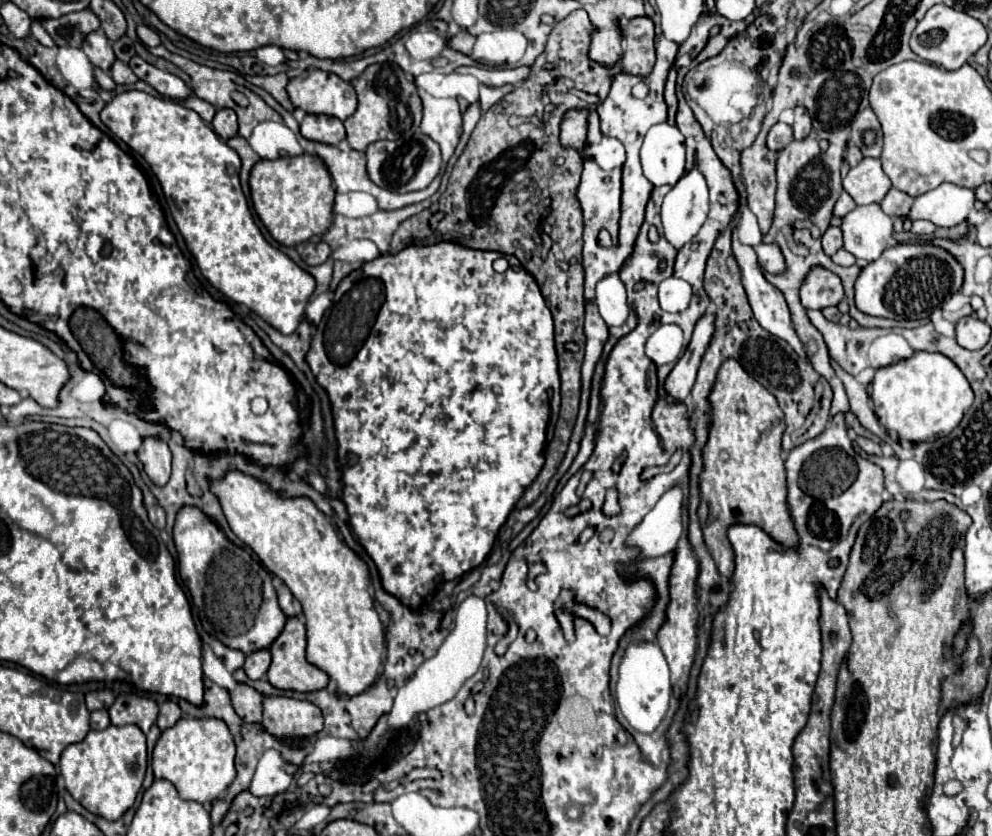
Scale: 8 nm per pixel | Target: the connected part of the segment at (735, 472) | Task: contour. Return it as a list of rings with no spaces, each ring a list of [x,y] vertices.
[[[727,359],[717,375],[717,383],[709,395],[713,427],[709,433],[709,441],[703,449],[705,469],[701,473],[701,505],[699,519],[705,543],[717,563],[721,575],[731,579],[735,571],[735,553],[731,543],[727,541],[727,529],[731,525],[759,525],[773,541],[779,541],[787,549],[799,547],[799,535],[795,533],[795,525],[791,521],[791,513],[787,509],[787,481],[785,481],[785,465],[781,457],[781,437],[785,431],[785,417],[777,399],[753,377],[745,373],[745,369],[735,361]]]

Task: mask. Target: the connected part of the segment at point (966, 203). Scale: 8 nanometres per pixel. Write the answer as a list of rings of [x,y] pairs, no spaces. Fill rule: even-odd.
[[[943,183],[937,189],[917,197],[905,219],[924,219],[935,223],[937,227],[953,227],[967,219],[973,203],[973,189],[959,187],[955,183]]]

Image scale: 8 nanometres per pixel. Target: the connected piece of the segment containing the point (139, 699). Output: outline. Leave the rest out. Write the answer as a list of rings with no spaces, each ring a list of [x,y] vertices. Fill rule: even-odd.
[[[123,693],[109,707],[113,725],[135,723],[143,733],[147,733],[149,727],[155,723],[157,713],[159,713],[157,703],[153,699],[137,695],[137,693]]]

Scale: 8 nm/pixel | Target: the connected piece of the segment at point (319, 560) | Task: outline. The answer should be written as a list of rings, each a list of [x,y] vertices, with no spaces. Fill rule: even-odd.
[[[227,471],[221,479],[209,479],[211,493],[219,499],[233,533],[249,545],[261,563],[291,589],[303,607],[307,627],[307,661],[331,675],[343,695],[359,695],[369,689],[379,677],[385,657],[385,629],[373,607],[369,593],[367,565],[343,543],[331,525],[331,519],[321,513],[309,497],[283,497],[275,493],[269,483],[255,479],[243,471]]]

